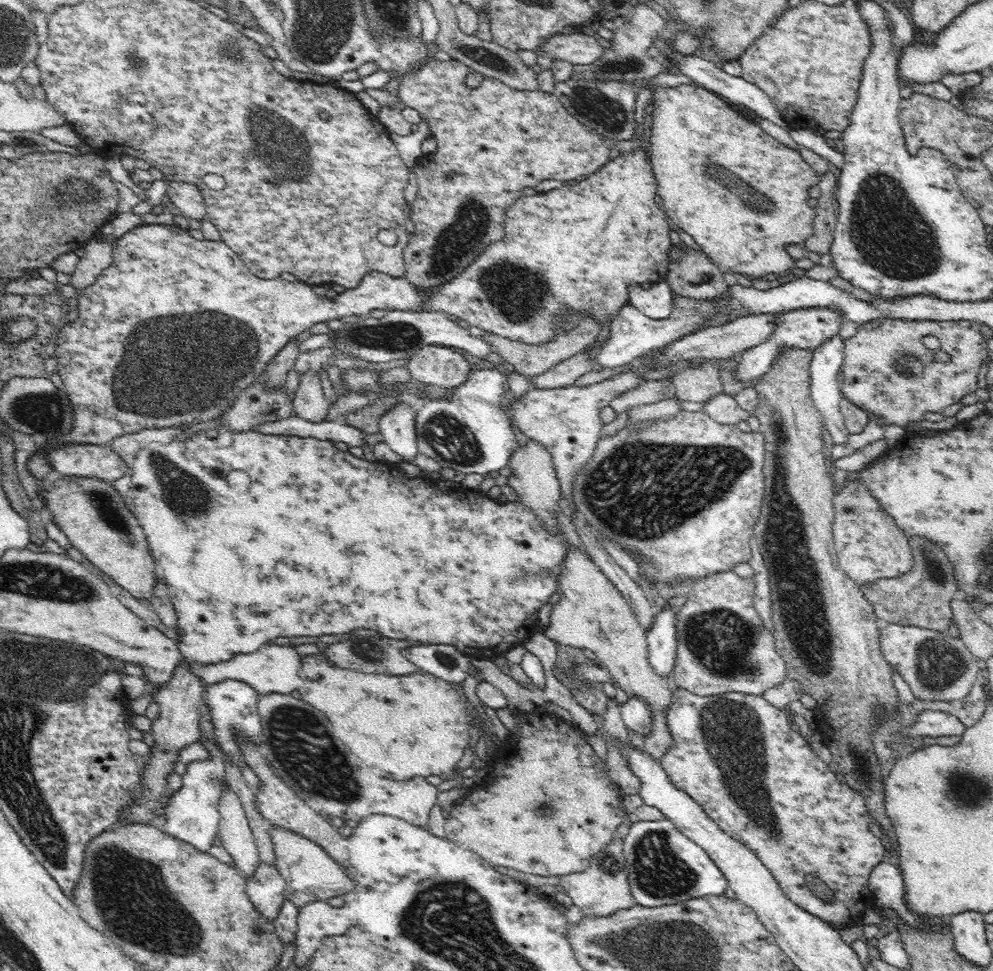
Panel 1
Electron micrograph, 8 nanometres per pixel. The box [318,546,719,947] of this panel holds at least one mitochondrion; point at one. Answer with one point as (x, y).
(668, 877)

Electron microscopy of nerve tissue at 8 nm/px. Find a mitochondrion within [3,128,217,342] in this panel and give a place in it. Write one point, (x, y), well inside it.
(80, 200)

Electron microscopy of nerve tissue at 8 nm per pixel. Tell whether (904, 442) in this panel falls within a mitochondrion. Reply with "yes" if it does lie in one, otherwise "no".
no

